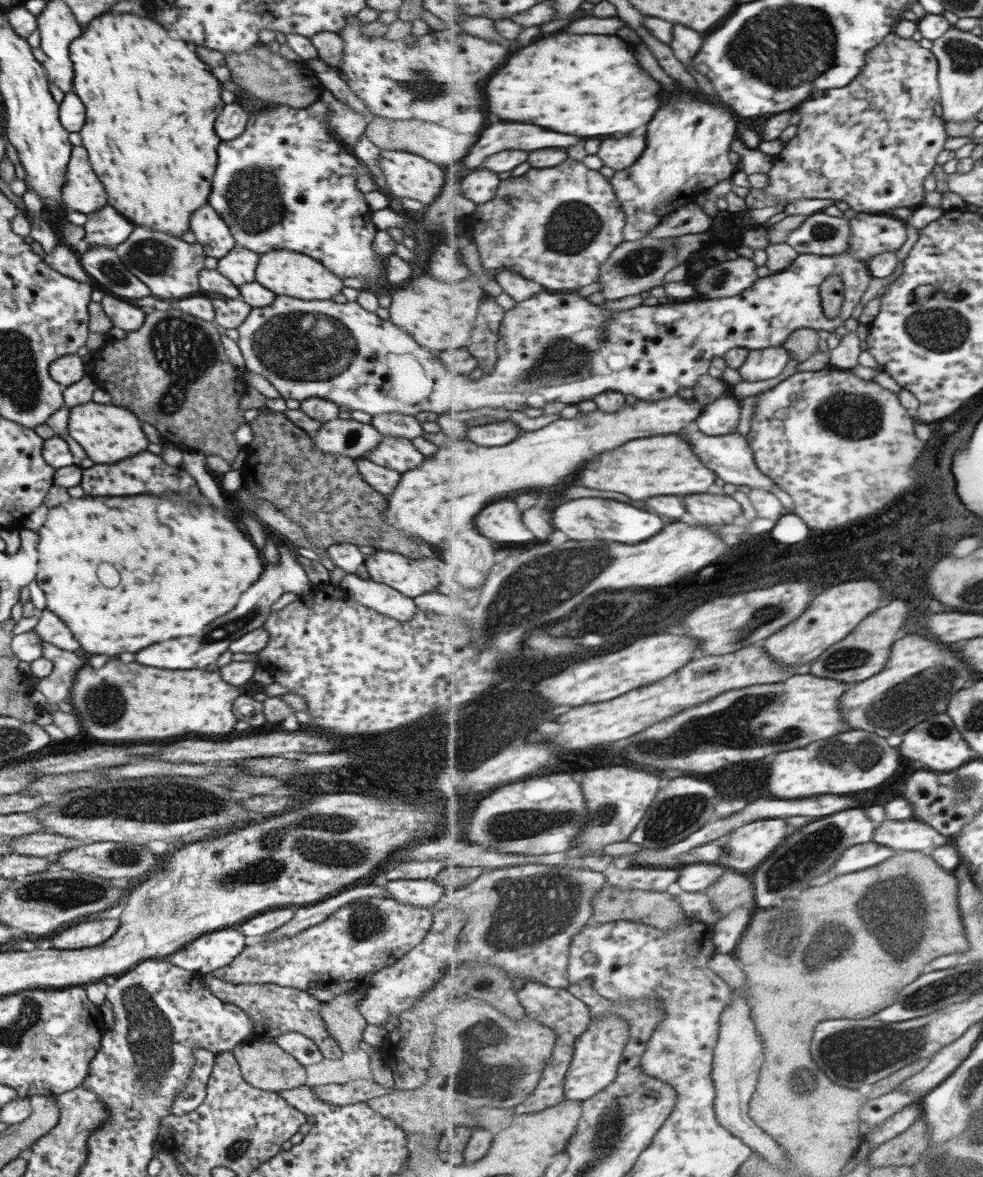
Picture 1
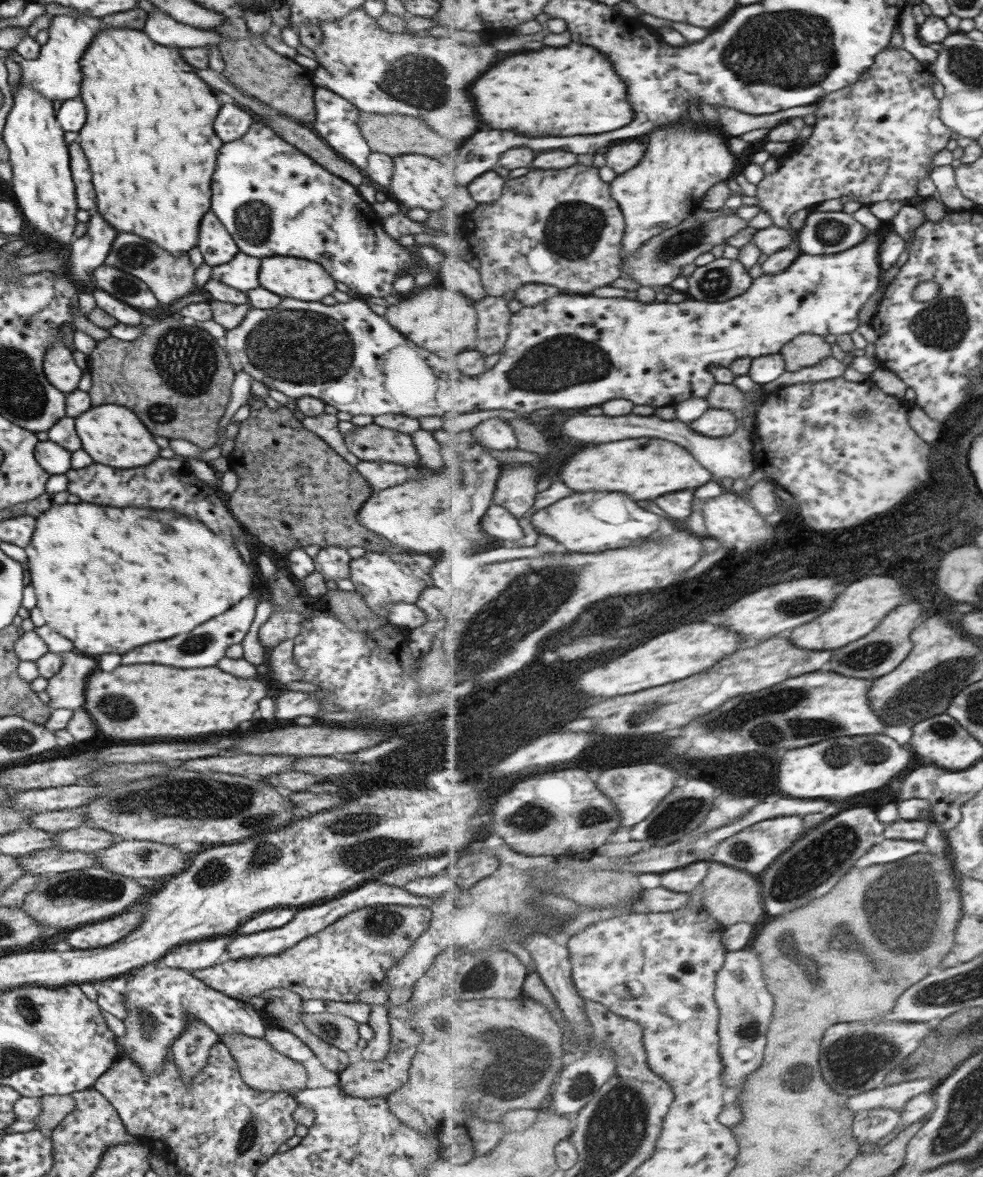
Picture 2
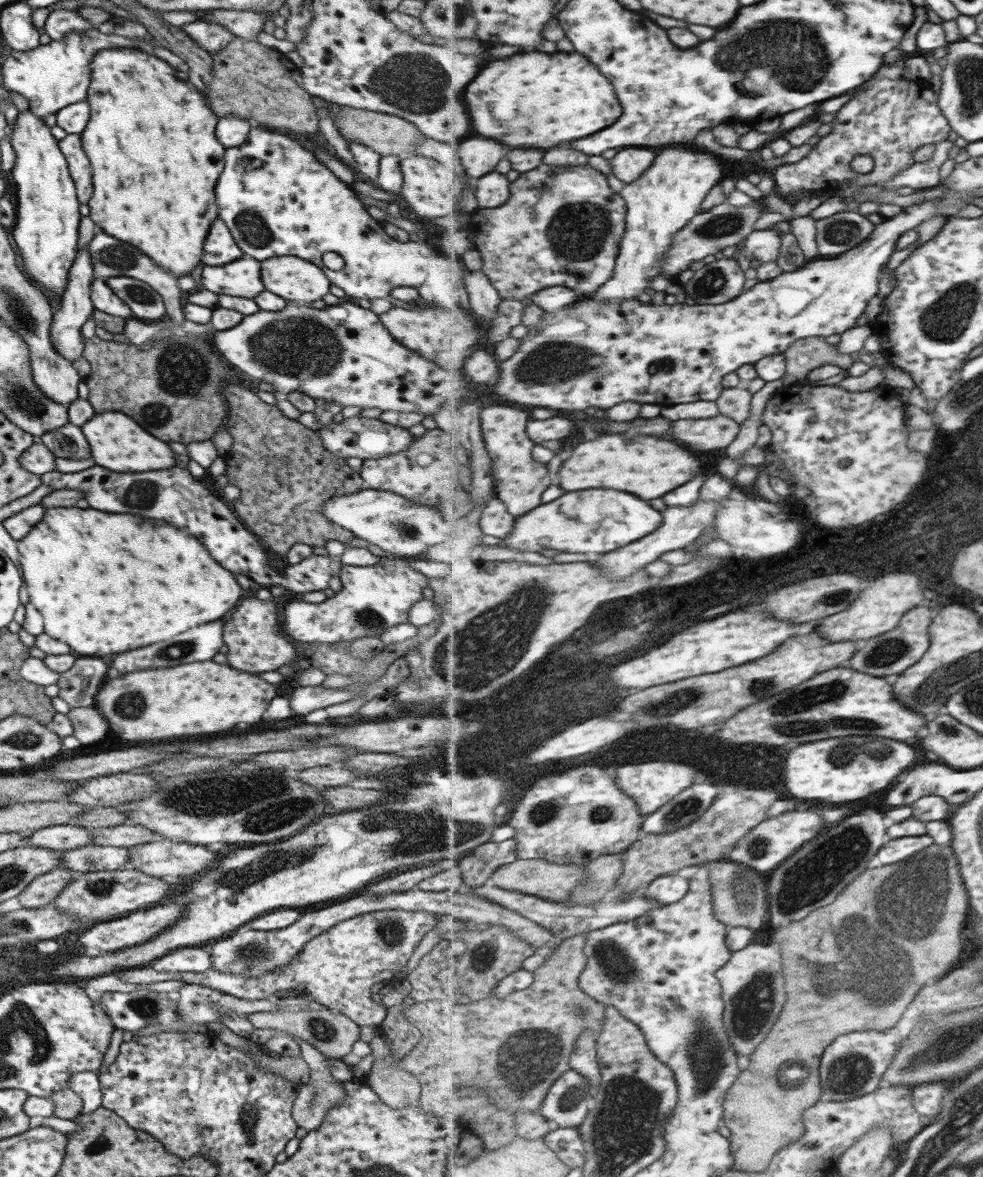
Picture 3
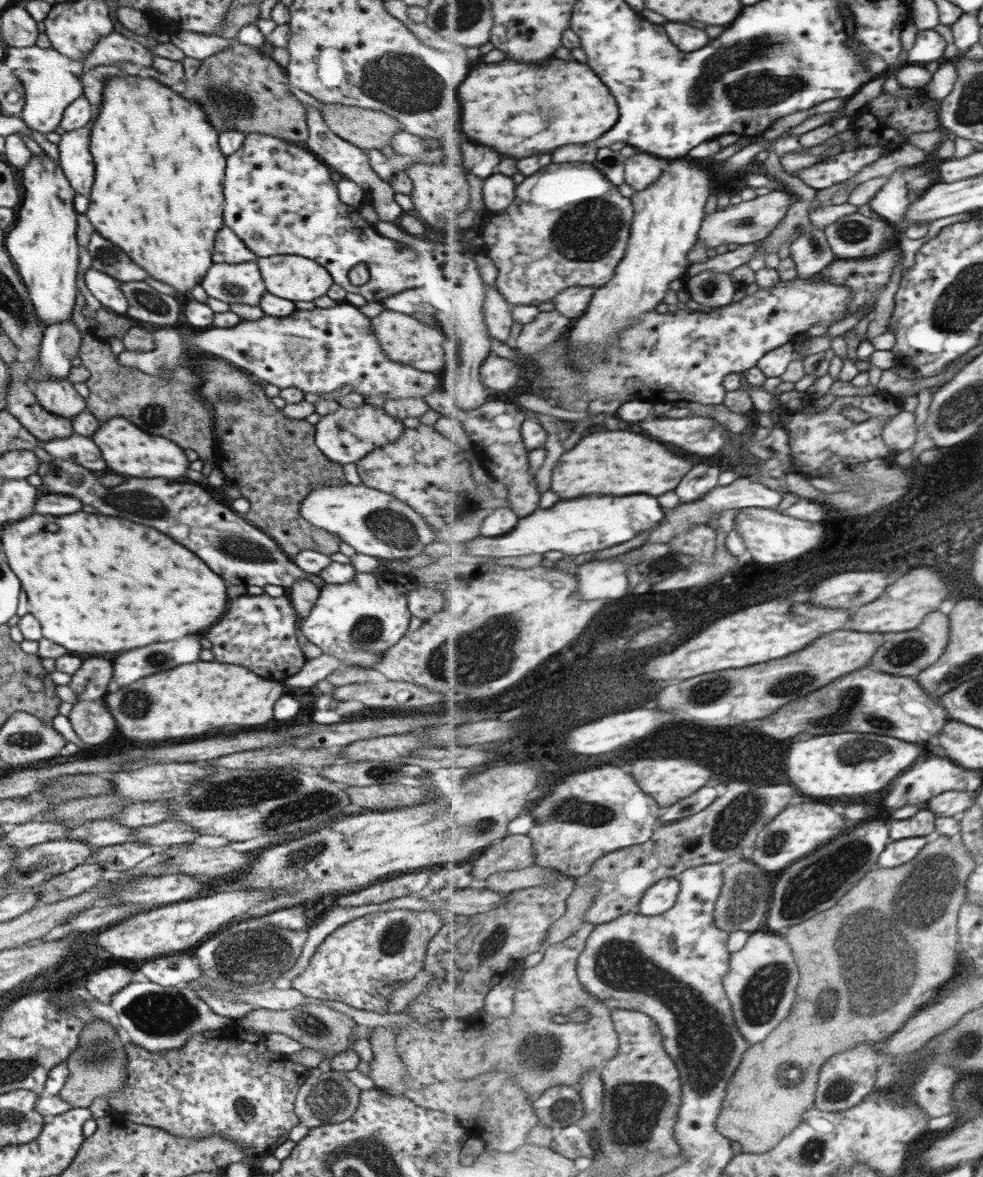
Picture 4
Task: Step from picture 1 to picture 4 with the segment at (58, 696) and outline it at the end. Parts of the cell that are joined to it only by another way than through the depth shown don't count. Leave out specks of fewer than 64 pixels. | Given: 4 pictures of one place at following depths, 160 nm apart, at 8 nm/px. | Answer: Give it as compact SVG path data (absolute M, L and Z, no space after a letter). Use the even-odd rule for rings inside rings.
M89 658L70 676L67 687L75 693L78 702L101 699L111 678L111 664L101 658Z

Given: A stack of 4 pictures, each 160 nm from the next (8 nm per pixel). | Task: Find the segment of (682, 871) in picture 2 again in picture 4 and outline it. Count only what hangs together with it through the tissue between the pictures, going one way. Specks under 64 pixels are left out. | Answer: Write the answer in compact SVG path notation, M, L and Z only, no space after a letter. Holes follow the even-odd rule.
M679 878L658 880L657 884L647 891L642 902L638 904L639 912L645 916L665 914L675 906L681 887Z

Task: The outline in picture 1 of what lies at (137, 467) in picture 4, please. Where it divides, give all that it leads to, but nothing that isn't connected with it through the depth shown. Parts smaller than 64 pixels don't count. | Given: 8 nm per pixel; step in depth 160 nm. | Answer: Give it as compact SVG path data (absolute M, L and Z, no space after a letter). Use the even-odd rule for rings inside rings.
M89 401L68 409L66 433L83 446L95 464L113 464L147 448L147 438L139 423L136 416L126 408L117 407L111 402L100 404Z

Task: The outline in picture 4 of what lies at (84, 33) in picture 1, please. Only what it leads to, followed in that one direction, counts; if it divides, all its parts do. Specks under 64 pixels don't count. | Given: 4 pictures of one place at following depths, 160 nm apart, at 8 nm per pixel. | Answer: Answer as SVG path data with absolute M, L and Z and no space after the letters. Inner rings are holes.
M101 64L97 66L97 72L107 72L103 84L106 90L102 92L102 101L94 118L91 130L89 131L89 152L94 163L94 176L90 194L88 195L89 206L84 215L88 218L95 233L99 234L105 240L109 240L111 244L117 246L127 253L127 256L139 266L143 268L149 277L173 286L177 292L185 292L189 288L193 288L195 284L199 284L201 276L211 266L211 250L213 250L213 234L223 226L221 220L221 208L223 208L223 196L221 196L221 180L223 180L223 166L225 159L223 154L217 148L217 132L215 128L207 122L204 110L195 102L175 93L163 83L156 82L152 78L139 78L137 75L119 76L122 72L116 64Z

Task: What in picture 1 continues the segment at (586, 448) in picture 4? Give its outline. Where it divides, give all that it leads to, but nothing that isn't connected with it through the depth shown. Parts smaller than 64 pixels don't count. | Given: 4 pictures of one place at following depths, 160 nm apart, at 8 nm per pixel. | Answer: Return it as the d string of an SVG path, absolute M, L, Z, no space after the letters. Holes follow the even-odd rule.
M671 434L631 440L631 444L625 444L615 452L603 454L597 462L591 462L583 470L581 482L587 488L611 490L621 492L633 500L647 500L661 494L669 496L669 494L709 493L717 476L714 470L701 462L701 458L695 452L691 452L691 444L685 438Z

